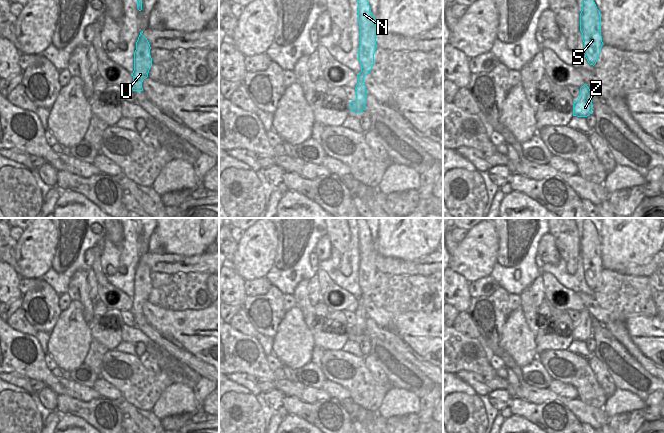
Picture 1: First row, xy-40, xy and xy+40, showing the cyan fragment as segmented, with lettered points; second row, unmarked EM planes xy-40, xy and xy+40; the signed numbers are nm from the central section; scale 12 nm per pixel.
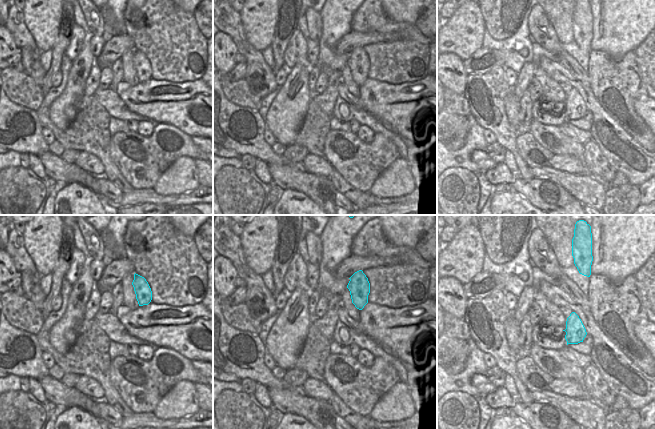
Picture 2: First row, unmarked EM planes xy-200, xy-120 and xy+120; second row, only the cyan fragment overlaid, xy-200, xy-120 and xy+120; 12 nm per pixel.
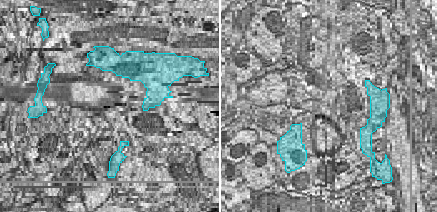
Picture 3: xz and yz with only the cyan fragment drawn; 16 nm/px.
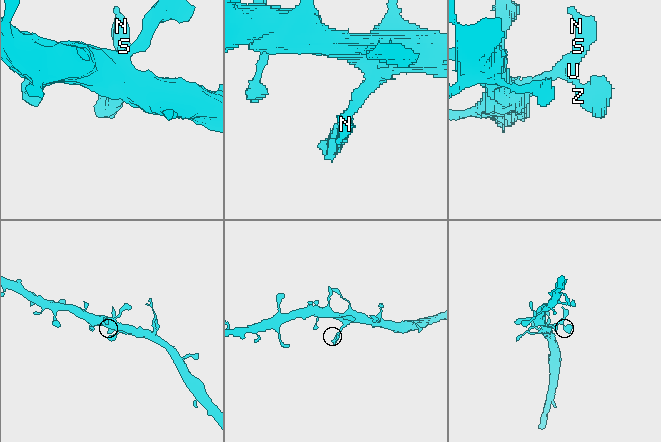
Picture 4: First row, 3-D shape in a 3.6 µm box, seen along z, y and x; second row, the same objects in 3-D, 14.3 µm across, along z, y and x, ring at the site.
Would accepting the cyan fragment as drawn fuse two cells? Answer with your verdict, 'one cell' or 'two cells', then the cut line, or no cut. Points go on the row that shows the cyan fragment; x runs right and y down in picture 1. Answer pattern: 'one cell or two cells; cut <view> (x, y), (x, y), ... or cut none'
one cell; cut none

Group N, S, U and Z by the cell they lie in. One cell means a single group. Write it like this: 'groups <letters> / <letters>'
groups N S U Z

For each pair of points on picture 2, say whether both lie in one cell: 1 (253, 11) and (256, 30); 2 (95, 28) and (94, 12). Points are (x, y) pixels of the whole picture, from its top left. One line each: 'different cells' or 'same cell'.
1: same cell
2: same cell

